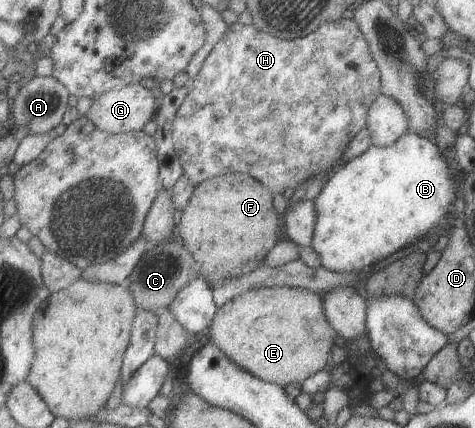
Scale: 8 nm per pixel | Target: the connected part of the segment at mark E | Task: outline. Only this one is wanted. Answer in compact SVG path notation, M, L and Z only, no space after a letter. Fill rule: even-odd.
M259 287L232 298L215 315L210 326L210 340L215 342L231 360L247 368L251 374L281 386L301 384L329 364L337 330L327 318L323 297L318 292L301 287Z

